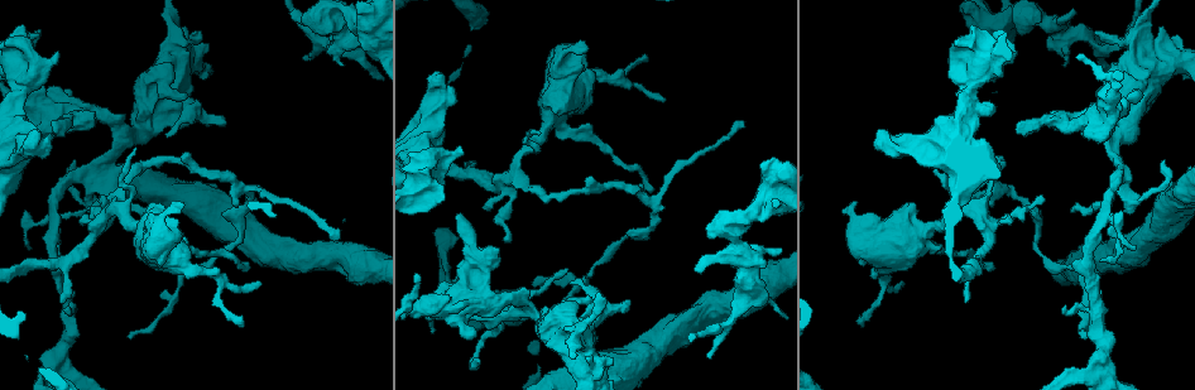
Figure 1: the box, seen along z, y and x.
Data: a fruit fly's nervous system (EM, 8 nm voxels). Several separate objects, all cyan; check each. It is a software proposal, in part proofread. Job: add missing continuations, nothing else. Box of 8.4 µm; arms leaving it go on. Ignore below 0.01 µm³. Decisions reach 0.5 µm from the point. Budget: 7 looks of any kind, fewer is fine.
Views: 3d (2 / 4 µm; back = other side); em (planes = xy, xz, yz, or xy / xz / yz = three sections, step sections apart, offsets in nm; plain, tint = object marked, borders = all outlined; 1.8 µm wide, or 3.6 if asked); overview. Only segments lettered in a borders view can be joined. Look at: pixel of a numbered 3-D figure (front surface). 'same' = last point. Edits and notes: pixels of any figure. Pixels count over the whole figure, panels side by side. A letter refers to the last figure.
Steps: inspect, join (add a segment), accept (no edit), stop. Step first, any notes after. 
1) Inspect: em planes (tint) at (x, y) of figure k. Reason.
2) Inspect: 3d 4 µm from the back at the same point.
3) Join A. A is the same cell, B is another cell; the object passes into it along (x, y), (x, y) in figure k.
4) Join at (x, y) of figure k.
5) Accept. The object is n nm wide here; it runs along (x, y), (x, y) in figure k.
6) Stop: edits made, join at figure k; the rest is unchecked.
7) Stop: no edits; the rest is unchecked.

Inspect: em planes (borders) at (1066, 66) of figure 1. Free end.

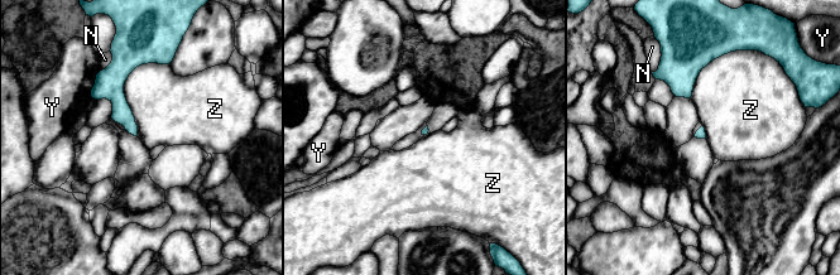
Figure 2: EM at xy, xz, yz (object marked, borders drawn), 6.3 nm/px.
Accept. The longest contact is with Z, 500 nm; N, Y and Z are other cells; a border runs along (169, 63), (125, 81), (137, 135) in figure 2; no lettered segment goes on from it.

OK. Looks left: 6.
Inspect: em yz step 8 (tint) at (594, 296) of figure 1. Sharp bend.

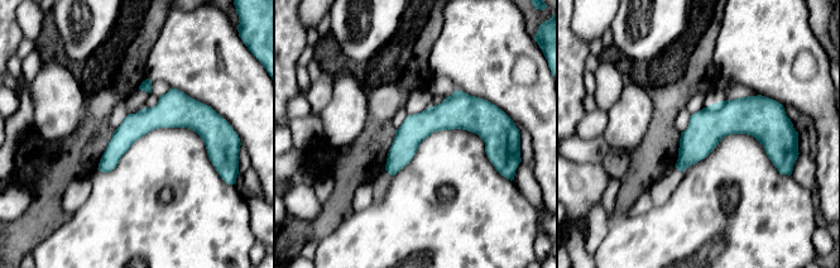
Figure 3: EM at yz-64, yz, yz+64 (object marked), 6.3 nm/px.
Inspect: em planes (borders) at the same point. Another direction.

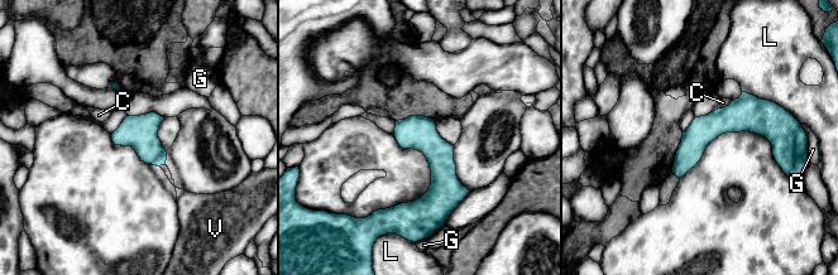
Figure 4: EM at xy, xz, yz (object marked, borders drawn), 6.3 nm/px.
Accept. C, G, L and V are other cells; it runs along (779, 130), (719, 121), (675, 169) in figure 4; no lettered segment goes on from it.

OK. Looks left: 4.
Inspect: 3d 2 µm at (55, 216) of figure 1. Branch point.

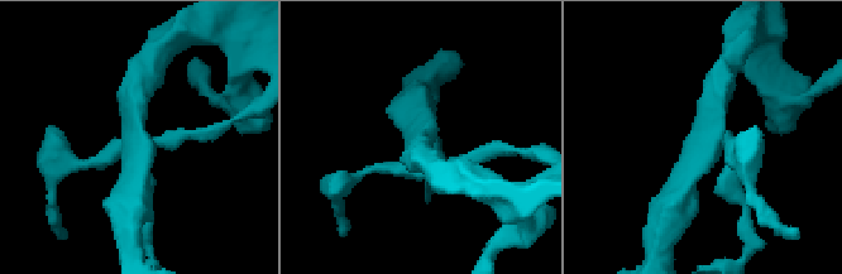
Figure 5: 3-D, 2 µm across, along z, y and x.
Inspect: em planes (borders) at (713, 135) of figure 5. Need the tissue.

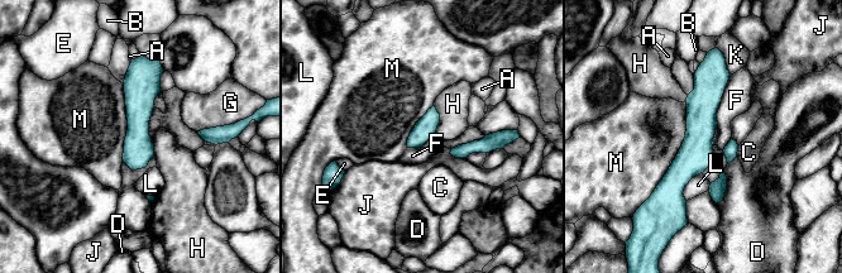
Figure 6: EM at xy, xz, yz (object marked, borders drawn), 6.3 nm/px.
Accept. A, B, C, D, E, F, G, H, J, K, L and M are other cells; it runs along (712, 61), (697, 152), (677, 177), (683, 209) in figure 6; none of them fits.

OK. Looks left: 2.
Stop: no edits; the rest is unchecked.

